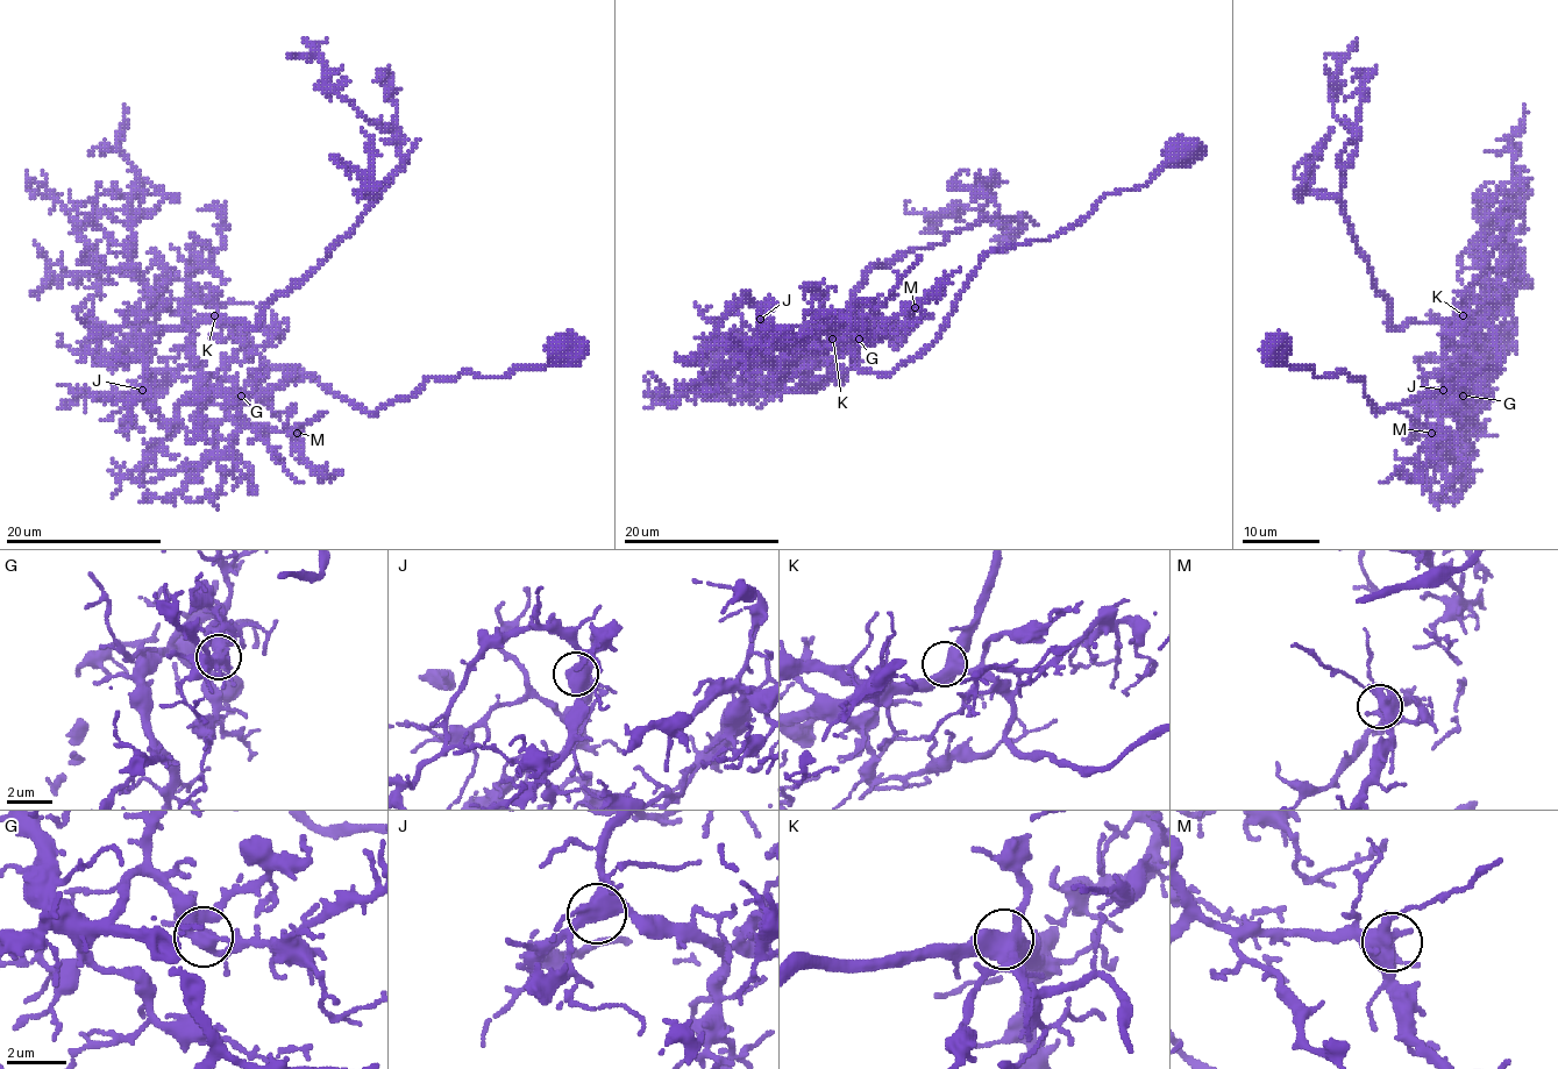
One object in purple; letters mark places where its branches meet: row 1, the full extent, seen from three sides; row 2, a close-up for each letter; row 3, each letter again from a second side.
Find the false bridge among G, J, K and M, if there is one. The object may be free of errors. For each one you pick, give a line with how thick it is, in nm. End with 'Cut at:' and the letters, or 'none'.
Cut at: none

